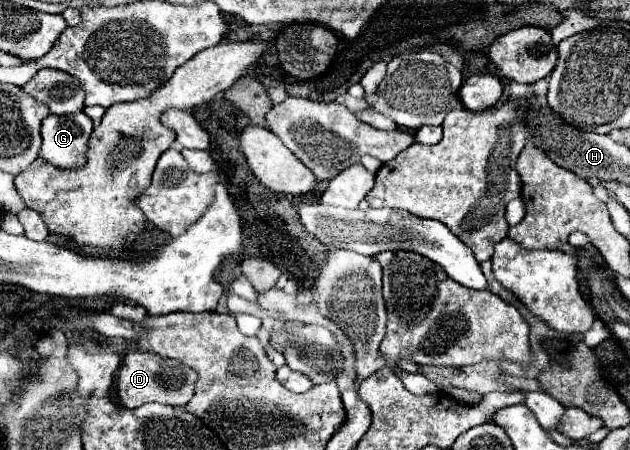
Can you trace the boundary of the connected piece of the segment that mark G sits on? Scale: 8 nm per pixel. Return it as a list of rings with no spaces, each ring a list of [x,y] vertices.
[[[77,112],[77,114],[67,114],[67,116],[57,116],[57,114],[49,114],[43,120],[41,126],[41,136],[43,136],[43,144],[41,144],[41,152],[39,156],[57,166],[57,168],[79,168],[85,164],[87,160],[87,150],[89,150],[89,136],[93,132],[93,120],[85,114],[85,112]]]

